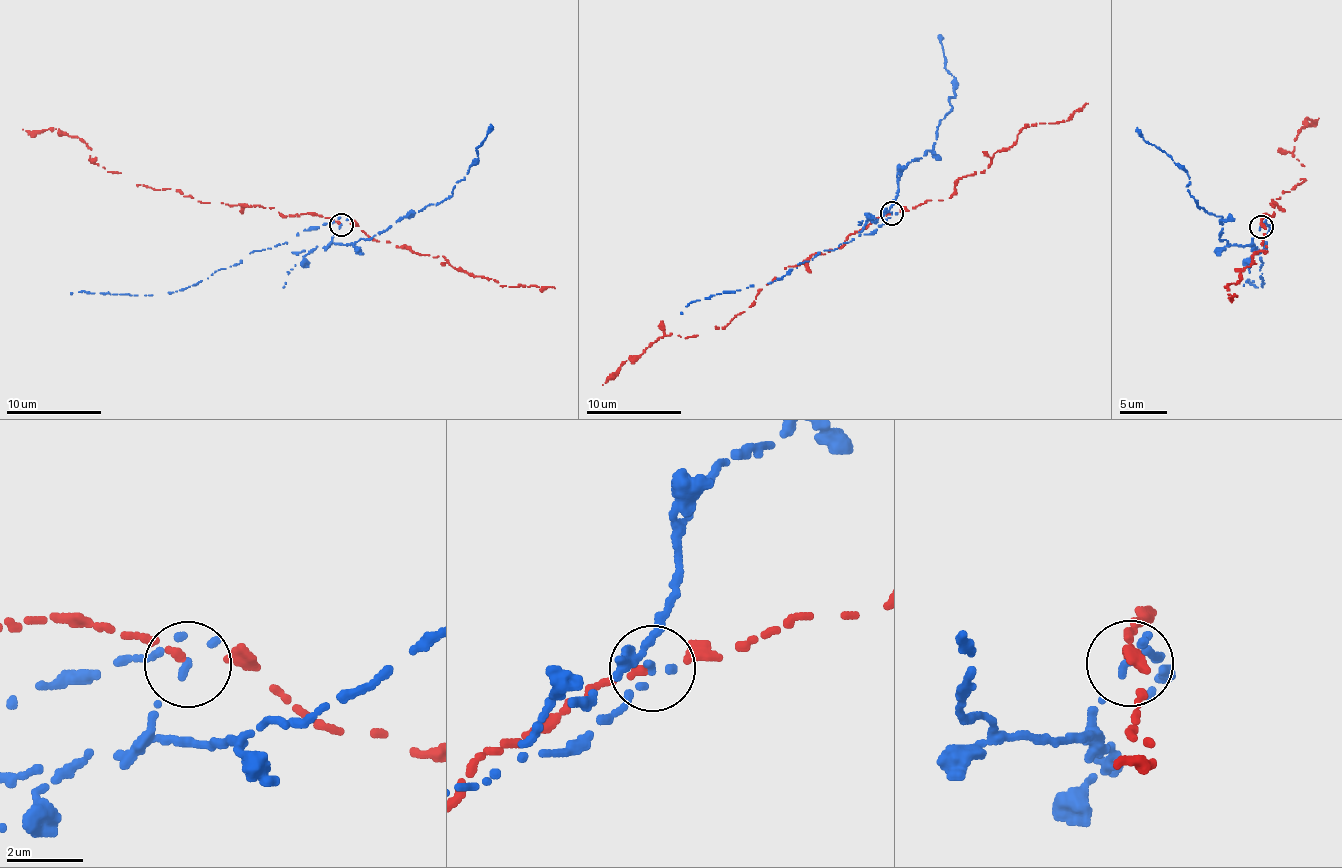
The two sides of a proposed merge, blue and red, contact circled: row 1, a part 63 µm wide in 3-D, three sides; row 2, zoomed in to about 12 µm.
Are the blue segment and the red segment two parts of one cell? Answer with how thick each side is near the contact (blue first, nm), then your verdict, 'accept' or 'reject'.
220/140 nm | reject

